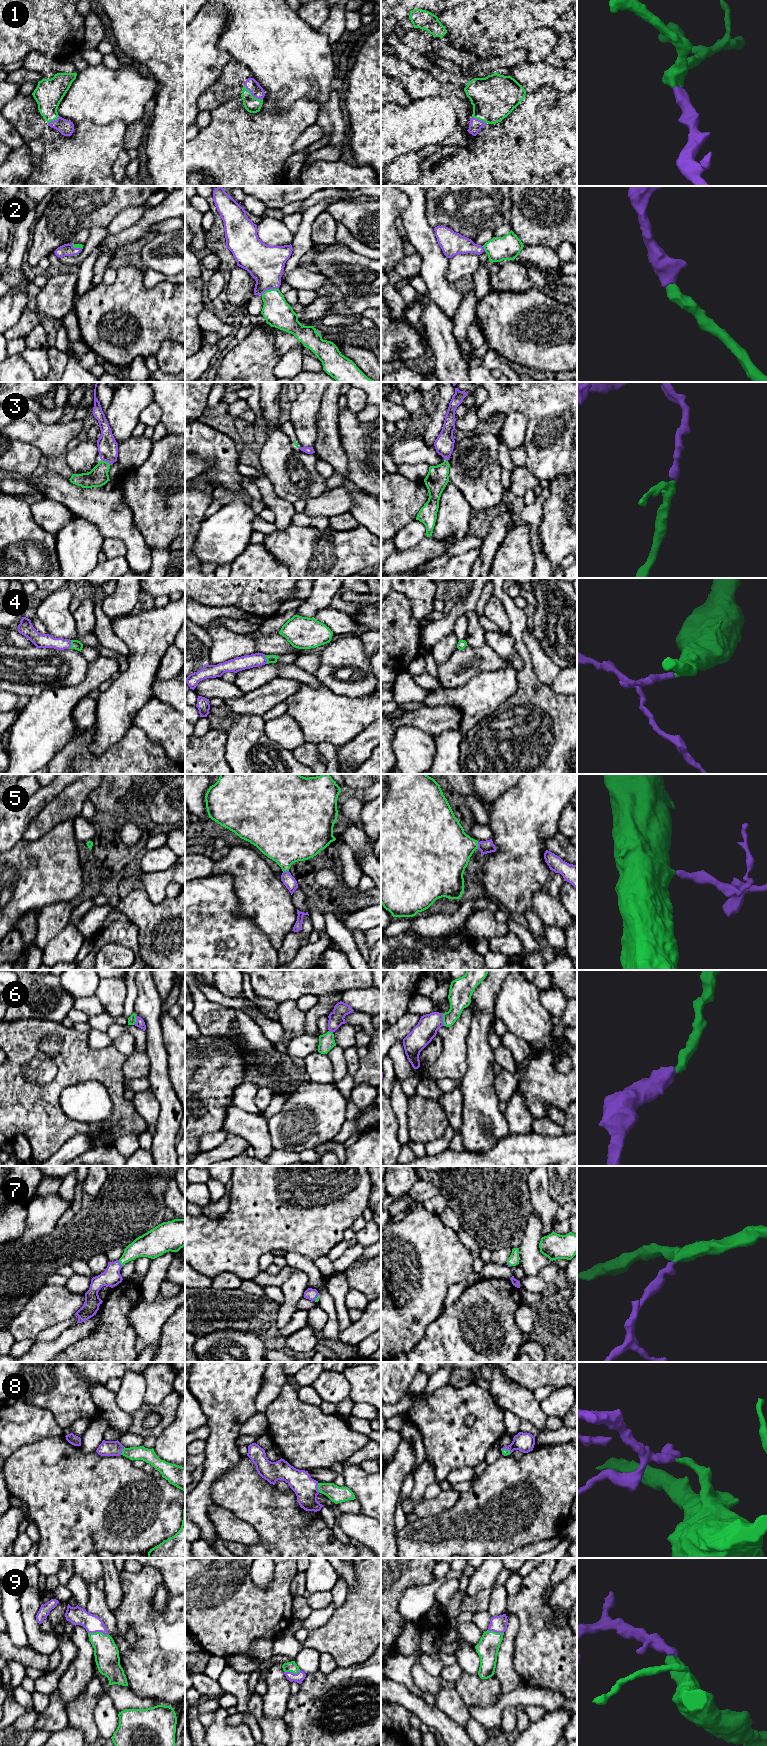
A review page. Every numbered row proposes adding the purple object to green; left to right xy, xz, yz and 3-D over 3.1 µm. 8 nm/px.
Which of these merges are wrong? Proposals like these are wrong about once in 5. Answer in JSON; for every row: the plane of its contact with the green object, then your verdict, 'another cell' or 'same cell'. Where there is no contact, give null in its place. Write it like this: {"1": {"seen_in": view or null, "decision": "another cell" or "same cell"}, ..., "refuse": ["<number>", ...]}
{"1": {"seen_in": "xz", "decision": "same cell"}, "2": {"seen_in": "xz", "decision": "same cell"}, "3": {"seen_in": "xy", "decision": "same cell"}, "4": {"seen_in": "xy", "decision": "same cell"}, "5": {"seen_in": "yz", "decision": "same cell"}, "6": {"seen_in": "yz", "decision": "same cell"}, "7": {"seen_in": "xy", "decision": "same cell"}, "8": {"seen_in": "xz", "decision": "same cell"}, "9": {"seen_in": "xy", "decision": "same cell"}, "refuse": []}

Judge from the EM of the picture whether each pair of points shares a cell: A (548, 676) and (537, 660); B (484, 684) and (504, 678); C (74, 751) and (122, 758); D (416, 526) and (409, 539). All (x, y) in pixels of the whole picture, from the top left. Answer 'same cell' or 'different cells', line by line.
A: same cell
B: same cell
C: same cell
D: same cell

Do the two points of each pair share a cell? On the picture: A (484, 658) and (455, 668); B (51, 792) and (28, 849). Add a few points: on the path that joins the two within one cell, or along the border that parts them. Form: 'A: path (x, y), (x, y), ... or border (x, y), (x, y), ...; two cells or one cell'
A: path (477, 660), (470, 661), (462, 666); one cell
B: border (22, 838), (10, 849); two cells

